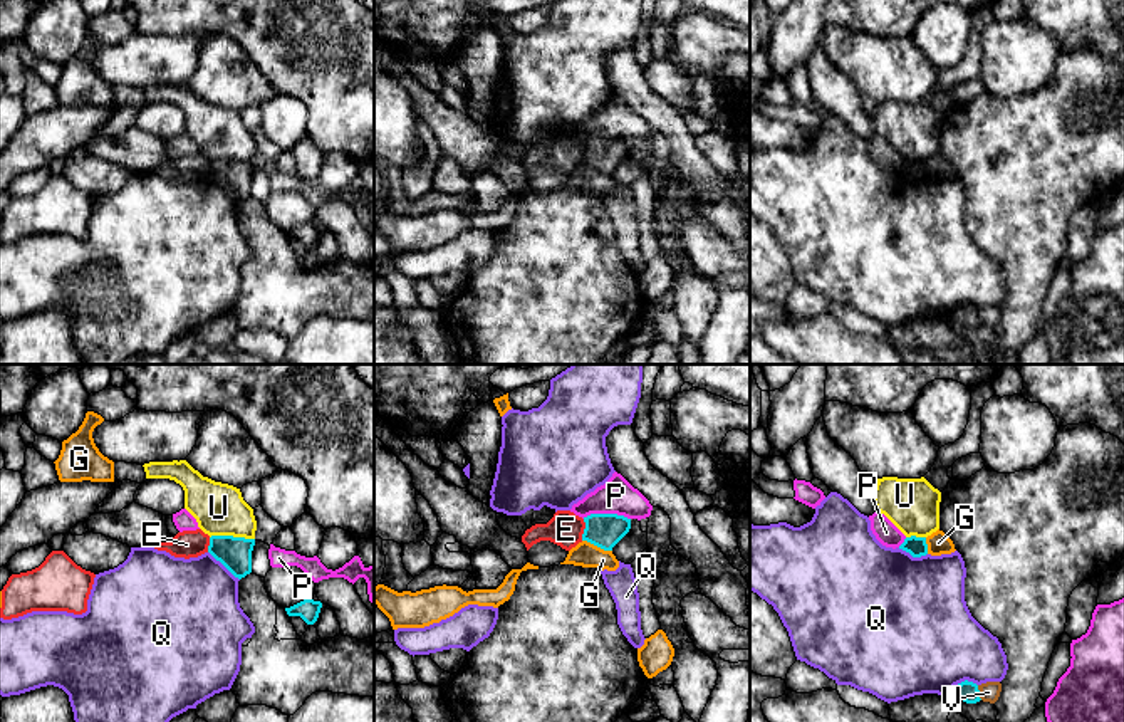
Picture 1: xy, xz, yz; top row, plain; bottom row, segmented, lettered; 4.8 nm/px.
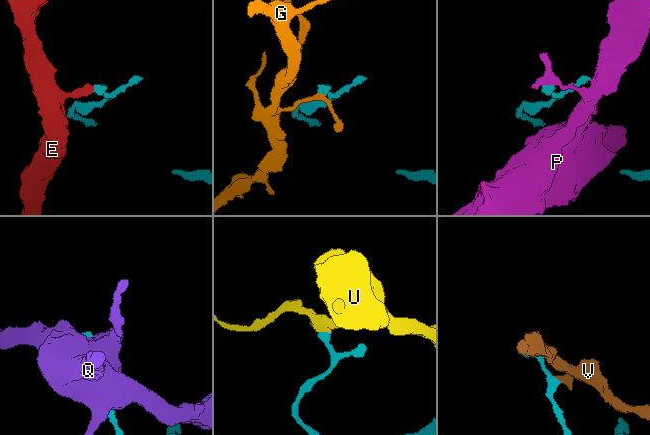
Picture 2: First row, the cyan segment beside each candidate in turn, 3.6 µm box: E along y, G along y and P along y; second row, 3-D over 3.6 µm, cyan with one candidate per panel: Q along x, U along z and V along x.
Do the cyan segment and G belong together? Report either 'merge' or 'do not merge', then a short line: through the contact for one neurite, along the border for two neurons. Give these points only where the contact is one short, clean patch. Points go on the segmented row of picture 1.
do not merge | xz (582, 539), (611, 551)

